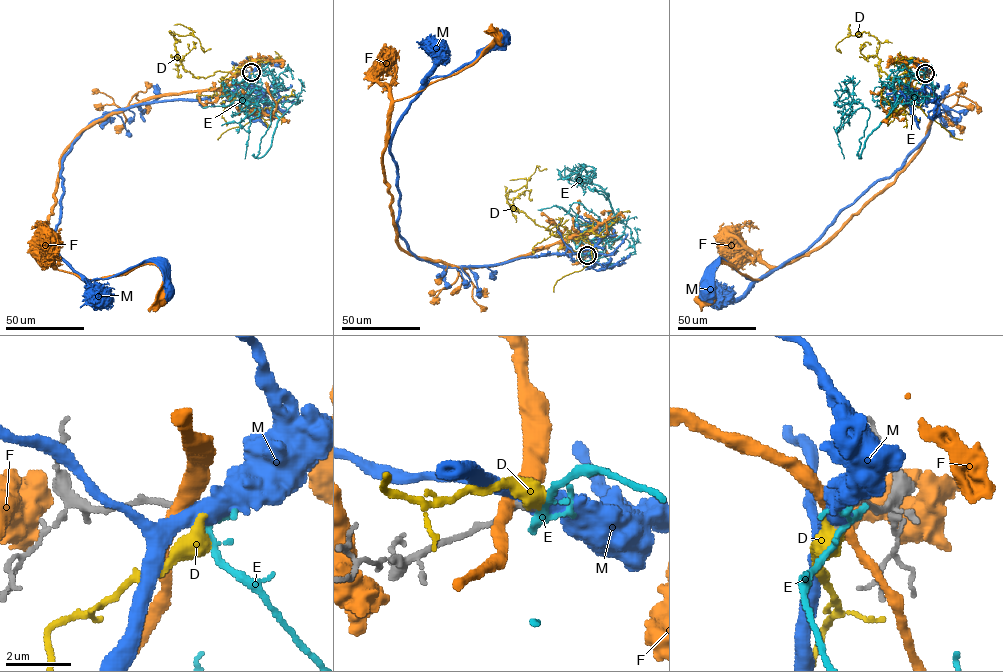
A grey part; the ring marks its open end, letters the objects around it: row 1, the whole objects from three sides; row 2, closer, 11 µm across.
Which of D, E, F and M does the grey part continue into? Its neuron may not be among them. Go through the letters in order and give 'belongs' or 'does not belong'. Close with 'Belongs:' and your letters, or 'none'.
D: does not belong
E: does not belong
F: does not belong
M: does not belong
Belongs: none

